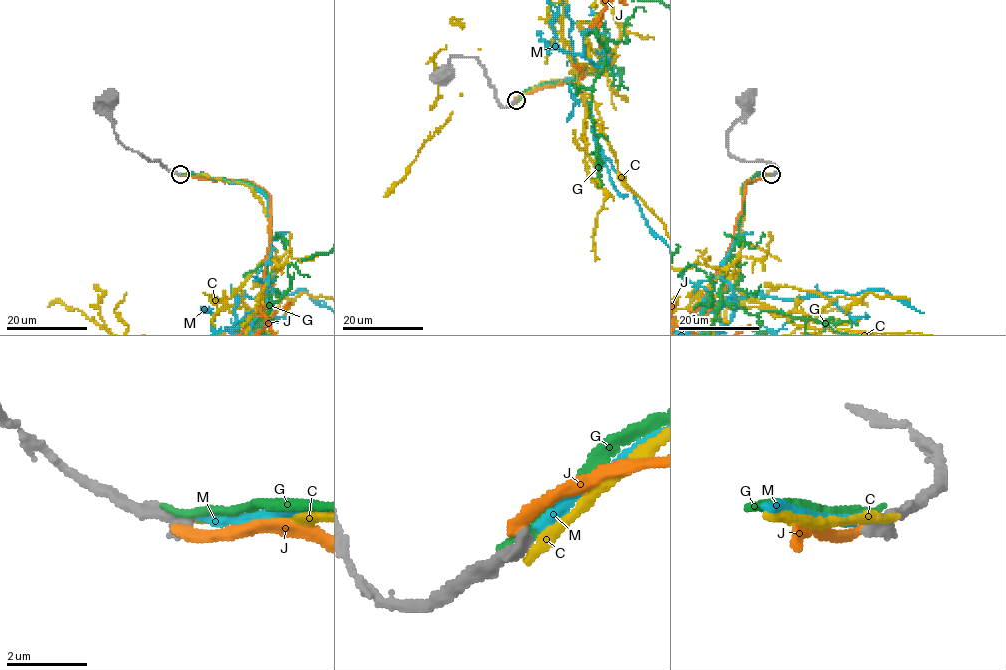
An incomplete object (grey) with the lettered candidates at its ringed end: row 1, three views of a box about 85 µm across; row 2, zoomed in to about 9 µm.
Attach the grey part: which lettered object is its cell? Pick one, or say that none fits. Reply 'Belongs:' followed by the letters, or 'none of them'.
Belongs: M

